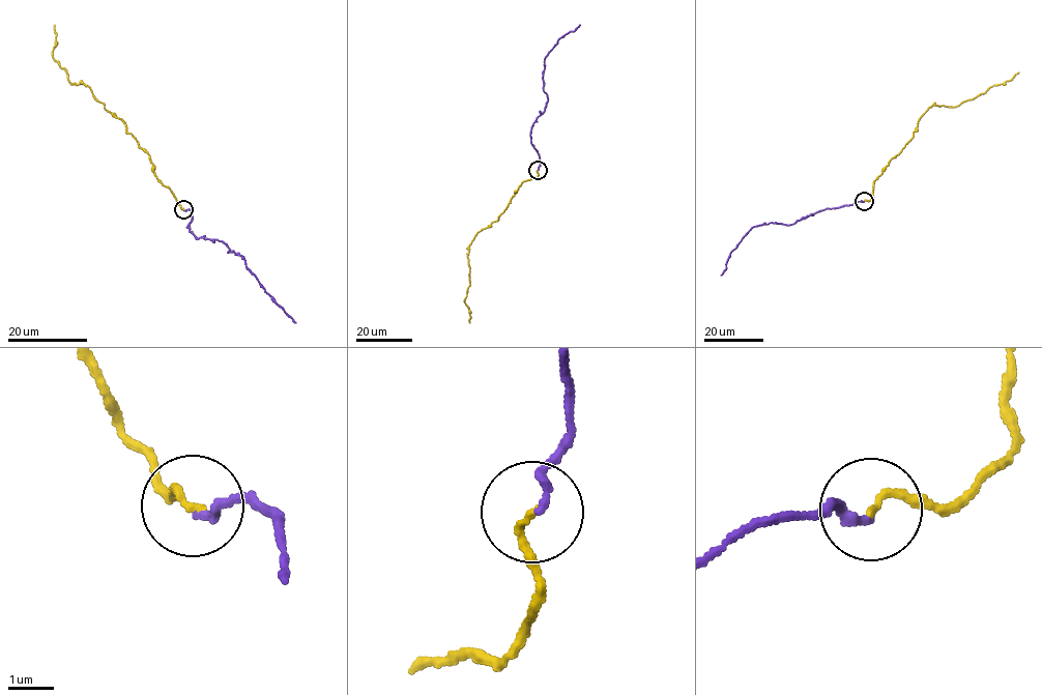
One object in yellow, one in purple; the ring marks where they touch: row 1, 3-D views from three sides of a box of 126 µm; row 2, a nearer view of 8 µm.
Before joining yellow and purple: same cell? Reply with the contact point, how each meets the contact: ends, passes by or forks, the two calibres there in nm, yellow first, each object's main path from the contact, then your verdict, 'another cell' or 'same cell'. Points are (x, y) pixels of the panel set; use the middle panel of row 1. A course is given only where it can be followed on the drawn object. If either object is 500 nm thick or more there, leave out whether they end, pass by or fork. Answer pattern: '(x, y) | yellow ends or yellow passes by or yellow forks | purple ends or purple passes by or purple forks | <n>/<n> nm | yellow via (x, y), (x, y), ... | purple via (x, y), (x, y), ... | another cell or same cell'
(538, 170) | yellow ends | purple ends | 170/190 nm | yellow via (538, 170), (537, 178), (518, 186), (497, 220), (478, 232), (469, 247), (469, 286), (464, 300), (469, 322) | purple via (538, 170), (540, 160), (531, 144), (530, 131), (547, 100), (543, 90), (545, 57), (557, 39), (579, 25) | same cell

